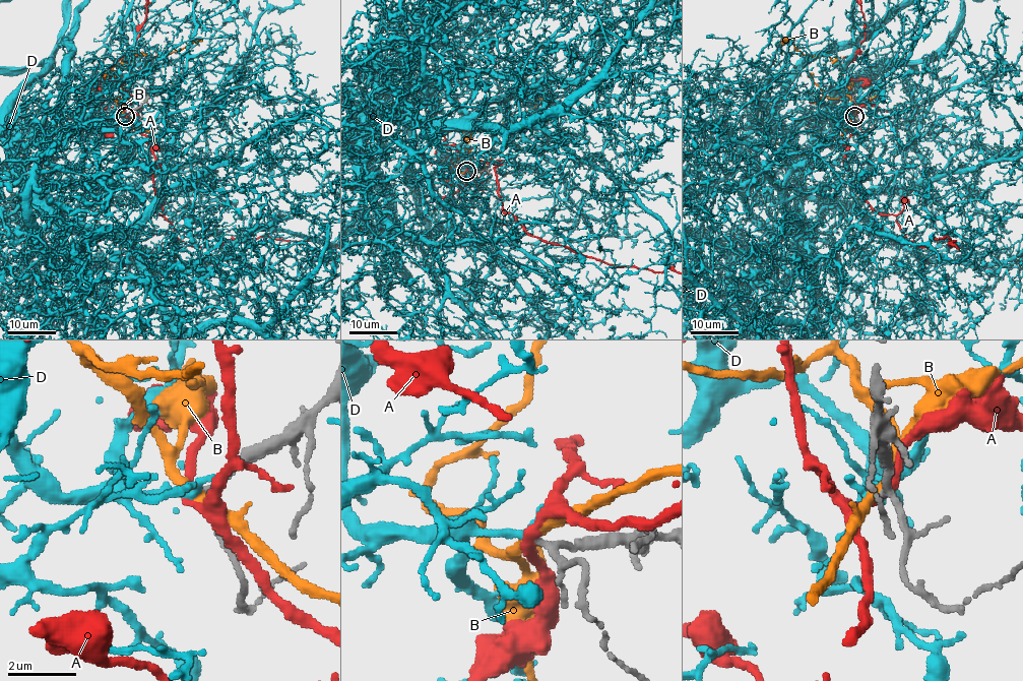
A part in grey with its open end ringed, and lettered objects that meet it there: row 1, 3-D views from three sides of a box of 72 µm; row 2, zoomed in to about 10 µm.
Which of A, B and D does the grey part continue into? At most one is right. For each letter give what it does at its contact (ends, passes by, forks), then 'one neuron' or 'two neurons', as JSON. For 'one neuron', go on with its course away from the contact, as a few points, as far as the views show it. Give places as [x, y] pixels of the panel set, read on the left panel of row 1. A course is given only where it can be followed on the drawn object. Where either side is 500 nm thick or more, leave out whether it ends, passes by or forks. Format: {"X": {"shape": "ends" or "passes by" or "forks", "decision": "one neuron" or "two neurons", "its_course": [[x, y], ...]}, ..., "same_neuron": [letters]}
{"A": {"shape": "passes by", "decision": "two neurons"}, "B": {"shape": "passes by", "decision": "two neurons"}, "D": {"shape": "passes by", "decision": "one neuron"}, "same_neuron": ["D"]}

